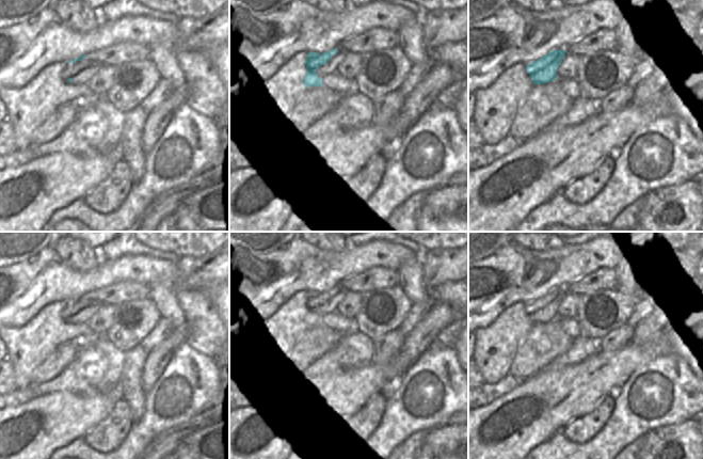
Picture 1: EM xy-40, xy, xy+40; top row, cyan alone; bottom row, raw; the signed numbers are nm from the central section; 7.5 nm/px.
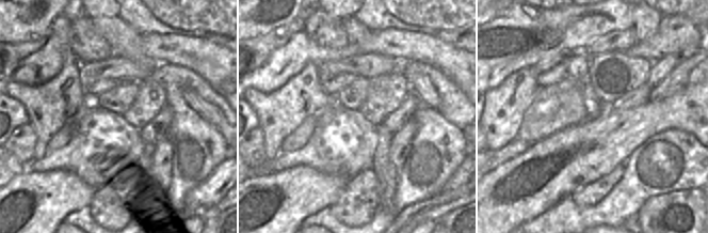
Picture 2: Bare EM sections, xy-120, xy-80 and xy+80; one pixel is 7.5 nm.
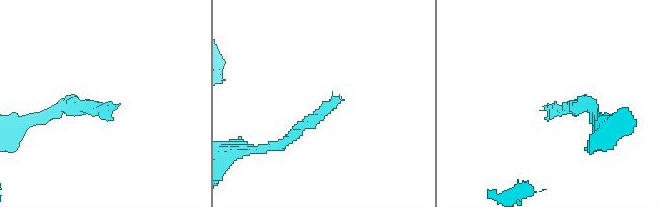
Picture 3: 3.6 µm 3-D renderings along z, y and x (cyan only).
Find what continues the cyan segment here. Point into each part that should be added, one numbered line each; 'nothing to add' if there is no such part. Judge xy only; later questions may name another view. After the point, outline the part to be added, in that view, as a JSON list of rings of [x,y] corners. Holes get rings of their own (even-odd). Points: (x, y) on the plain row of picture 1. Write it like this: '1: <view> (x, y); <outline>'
1: xy (331, 306); [[[338,294],[334,298],[331,298],[326,303],[320,305],[316,310],[318,316],[323,317],[325,315],[336,312],[337,305],[343,300],[345,297],[346,294]]]

